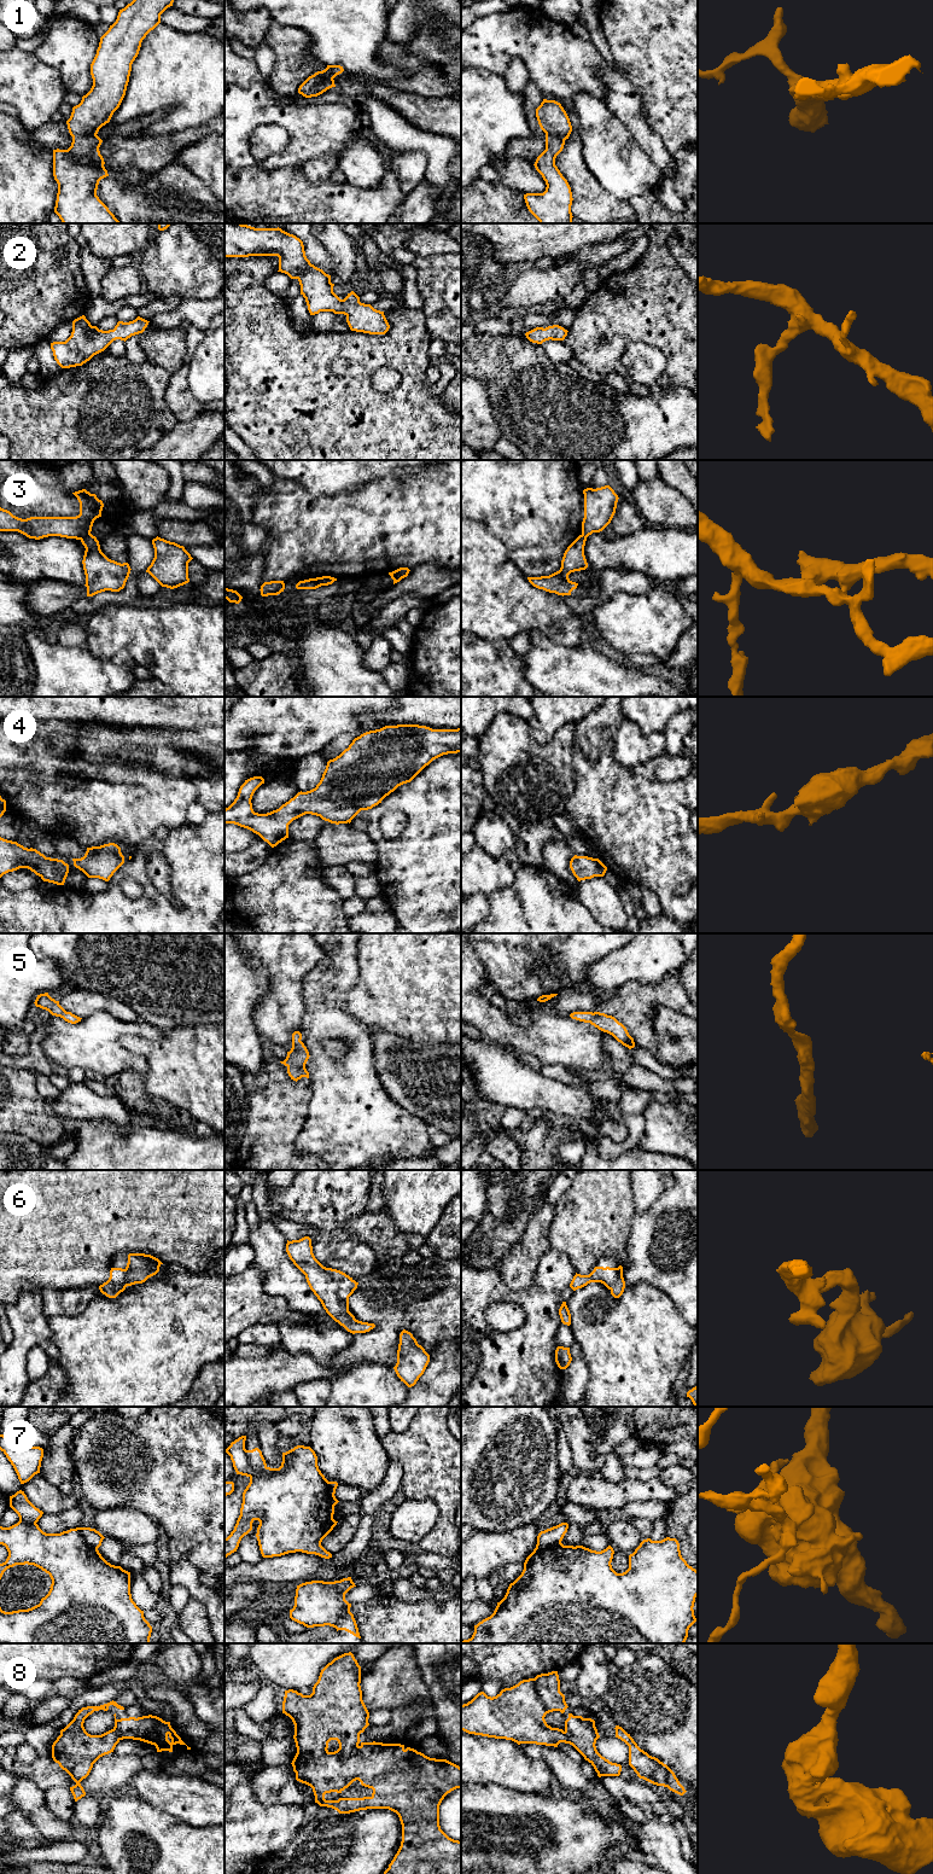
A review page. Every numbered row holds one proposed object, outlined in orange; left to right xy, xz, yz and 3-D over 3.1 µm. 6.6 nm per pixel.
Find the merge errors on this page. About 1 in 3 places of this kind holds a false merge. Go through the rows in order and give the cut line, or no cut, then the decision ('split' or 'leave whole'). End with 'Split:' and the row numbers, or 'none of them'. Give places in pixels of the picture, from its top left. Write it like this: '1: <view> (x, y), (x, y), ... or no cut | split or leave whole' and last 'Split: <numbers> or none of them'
1: no cut | leave whole
2: no cut | leave whole
3: xy (89, 533), (80, 539) | split
4: no cut | leave whole
5: no cut | leave whole
6: no cut | leave whole
7: xy (79, 1528), (85, 1541), (97, 1549) | split
8: no cut | leave whole
Split: 3, 7

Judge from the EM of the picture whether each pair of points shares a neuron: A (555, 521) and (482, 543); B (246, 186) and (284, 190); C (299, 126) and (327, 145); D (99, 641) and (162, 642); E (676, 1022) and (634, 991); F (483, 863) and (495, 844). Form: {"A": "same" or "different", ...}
{"A": "different", "B": "same", "C": "same", "D": "same", "E": "different", "F": "different"}

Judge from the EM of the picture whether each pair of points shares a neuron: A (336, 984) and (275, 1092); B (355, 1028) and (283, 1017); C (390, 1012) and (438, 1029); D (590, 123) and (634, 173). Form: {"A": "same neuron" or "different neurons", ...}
{"A": "different neurons", "B": "different neurons", "C": "same neuron", "D": "same neuron"}

